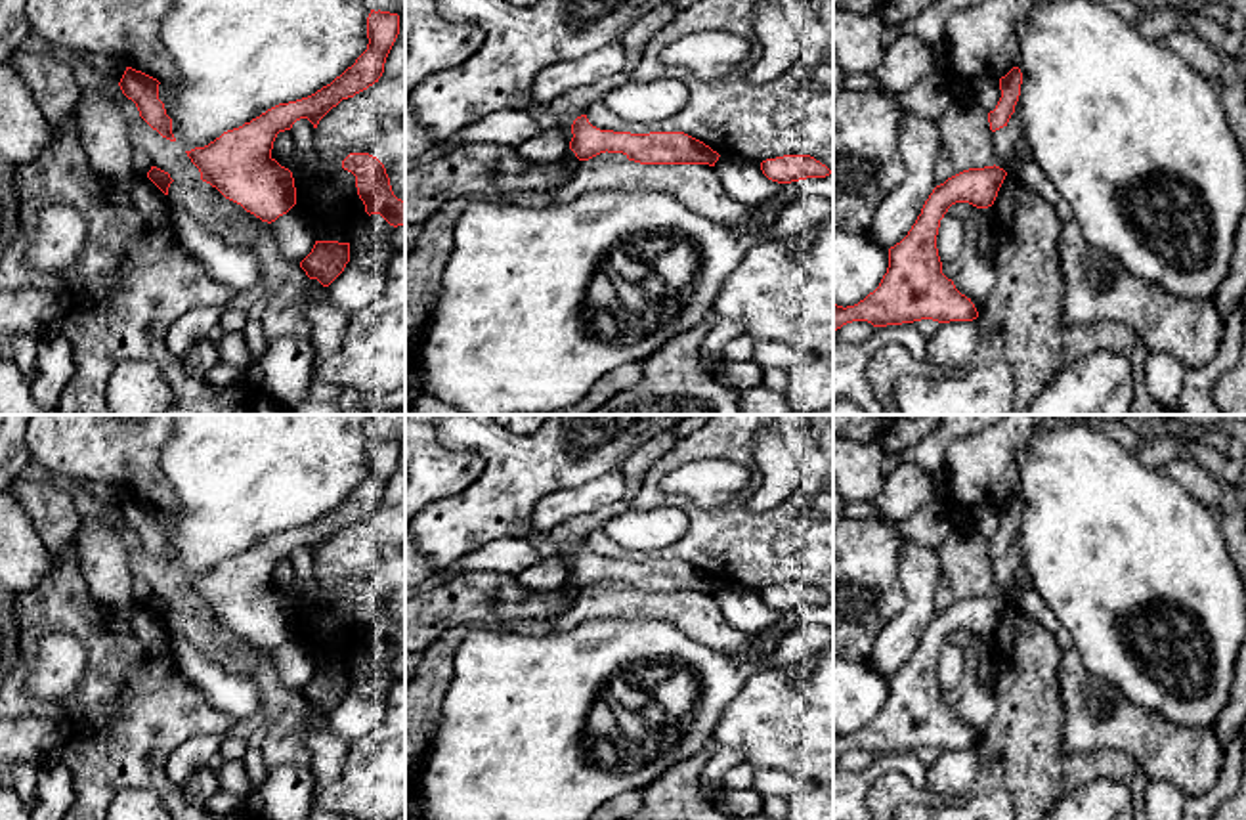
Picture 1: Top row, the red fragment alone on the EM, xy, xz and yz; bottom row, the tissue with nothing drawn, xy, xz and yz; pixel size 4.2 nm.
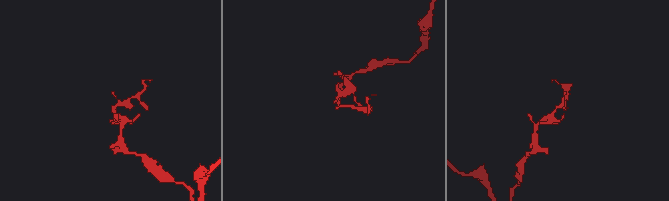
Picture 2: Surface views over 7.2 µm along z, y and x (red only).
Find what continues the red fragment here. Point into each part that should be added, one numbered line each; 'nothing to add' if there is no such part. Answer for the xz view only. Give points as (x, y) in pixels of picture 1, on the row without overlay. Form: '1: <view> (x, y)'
nothing to add

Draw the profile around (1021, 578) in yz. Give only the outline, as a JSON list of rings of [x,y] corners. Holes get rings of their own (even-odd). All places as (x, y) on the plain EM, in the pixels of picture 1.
[[[1020,562],[1015,577],[1007,585],[998,587],[996,594],[1003,596],[1007,602],[1013,602],[1024,585],[1030,585],[1030,577],[1026,566]]]

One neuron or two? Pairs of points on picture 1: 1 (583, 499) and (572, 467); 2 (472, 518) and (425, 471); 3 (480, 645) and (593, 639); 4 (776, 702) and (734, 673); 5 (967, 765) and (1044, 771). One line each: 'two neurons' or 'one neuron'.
1: two neurons
2: two neurons
3: one neuron
4: two neurons
5: two neurons

